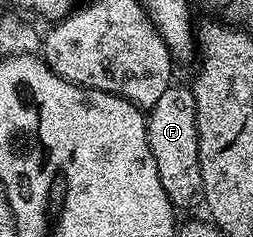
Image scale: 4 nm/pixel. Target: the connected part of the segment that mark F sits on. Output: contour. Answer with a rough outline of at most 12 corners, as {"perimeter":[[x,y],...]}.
{"perimeter":[[172,86],[148,110],[146,137],[179,209],[202,191],[198,99]]}

